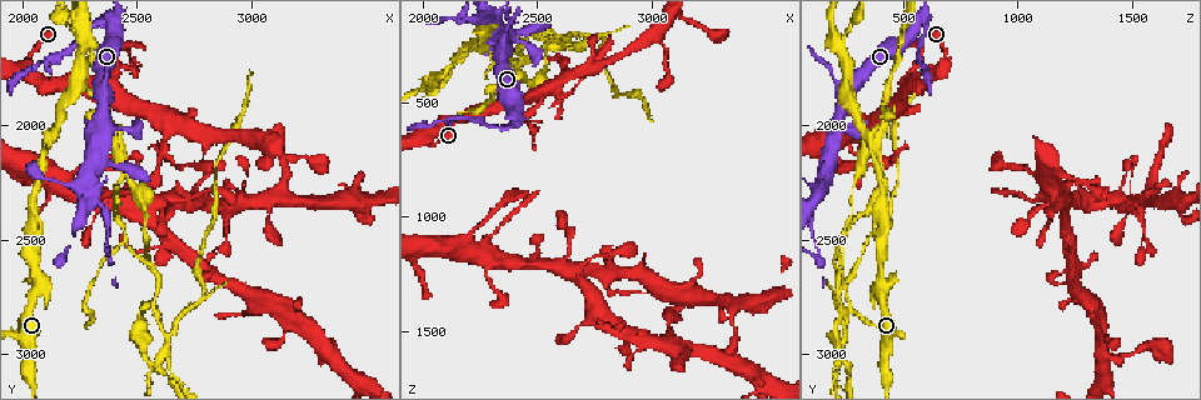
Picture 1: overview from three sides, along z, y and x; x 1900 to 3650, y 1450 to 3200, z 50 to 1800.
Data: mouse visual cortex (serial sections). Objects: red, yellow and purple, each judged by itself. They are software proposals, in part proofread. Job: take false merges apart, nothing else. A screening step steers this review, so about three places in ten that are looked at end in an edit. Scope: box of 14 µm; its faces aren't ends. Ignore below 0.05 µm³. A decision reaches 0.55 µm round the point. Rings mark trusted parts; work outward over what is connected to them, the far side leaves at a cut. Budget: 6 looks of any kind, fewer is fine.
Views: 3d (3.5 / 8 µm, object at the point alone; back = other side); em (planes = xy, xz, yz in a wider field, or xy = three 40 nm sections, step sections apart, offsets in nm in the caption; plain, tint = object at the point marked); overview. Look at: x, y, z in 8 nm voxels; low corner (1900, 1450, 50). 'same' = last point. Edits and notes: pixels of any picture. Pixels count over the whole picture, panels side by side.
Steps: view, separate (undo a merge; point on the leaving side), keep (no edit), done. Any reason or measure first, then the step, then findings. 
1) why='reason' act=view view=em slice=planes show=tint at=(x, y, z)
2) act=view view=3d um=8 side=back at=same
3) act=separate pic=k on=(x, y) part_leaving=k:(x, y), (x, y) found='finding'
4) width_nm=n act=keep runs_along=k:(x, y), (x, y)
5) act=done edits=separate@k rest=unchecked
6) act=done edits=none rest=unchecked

why='a fork' act=view view=3d um=3.5 at=(2070, 2710, 400)

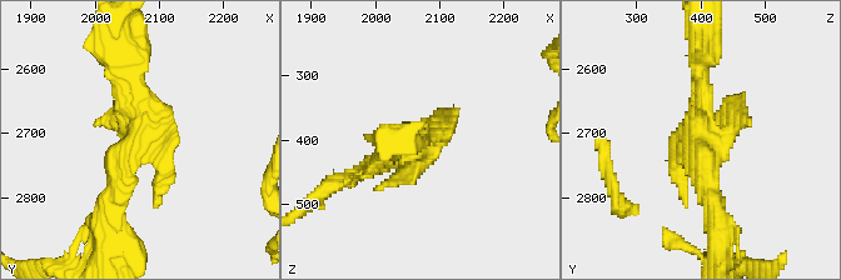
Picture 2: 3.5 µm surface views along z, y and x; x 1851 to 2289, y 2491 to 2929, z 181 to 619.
why='shape alone is not enough' act=view view=em slice=xy step=5 show=tint at=(2075, 2710, 395)

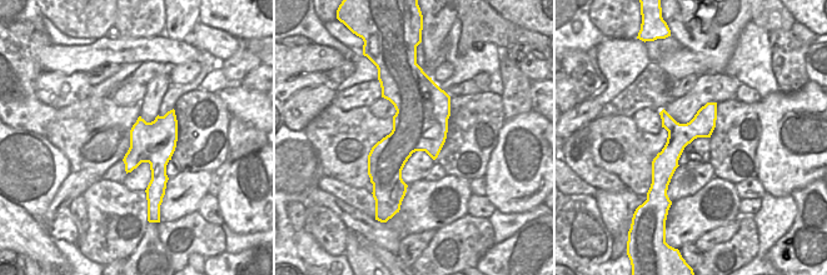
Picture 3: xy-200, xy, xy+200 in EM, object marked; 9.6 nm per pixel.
width_nm=550 act=keep runs_along=3:(713, 105), (656, 169) found='continuous, no second cell'

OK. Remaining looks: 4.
why='thick turns thin' act=view view=3d um=8 at=(2770, 2160, 320)

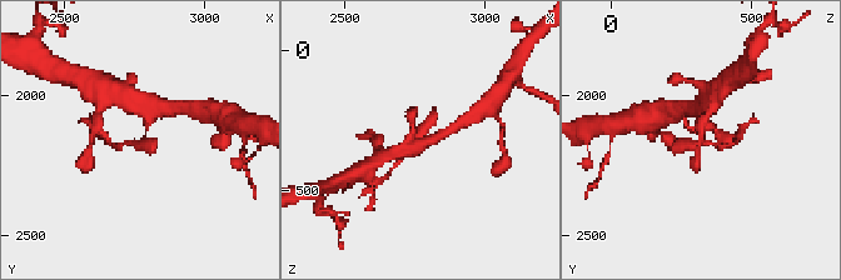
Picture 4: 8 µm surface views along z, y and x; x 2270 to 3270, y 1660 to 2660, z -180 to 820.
why='now the EM' act=view view=em slice=xy step=1 show=tint at=(2780, 2160, 320)

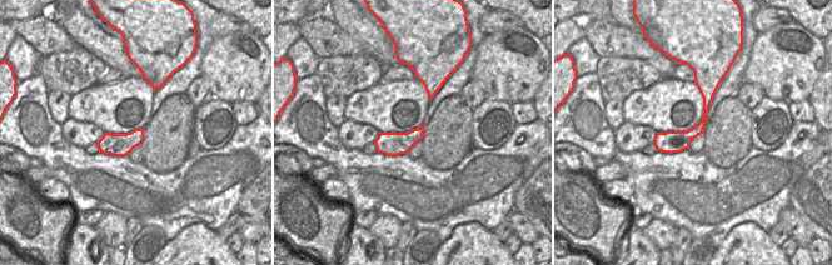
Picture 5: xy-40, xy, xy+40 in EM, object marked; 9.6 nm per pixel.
act=separate pic=4 on=(683, 145) part_leaving=4:(144, 138), (119, 146), (109, 143) found='a second cell is stuck on'

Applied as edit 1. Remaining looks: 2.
act=done edits=separate@4 rest=unchecked

